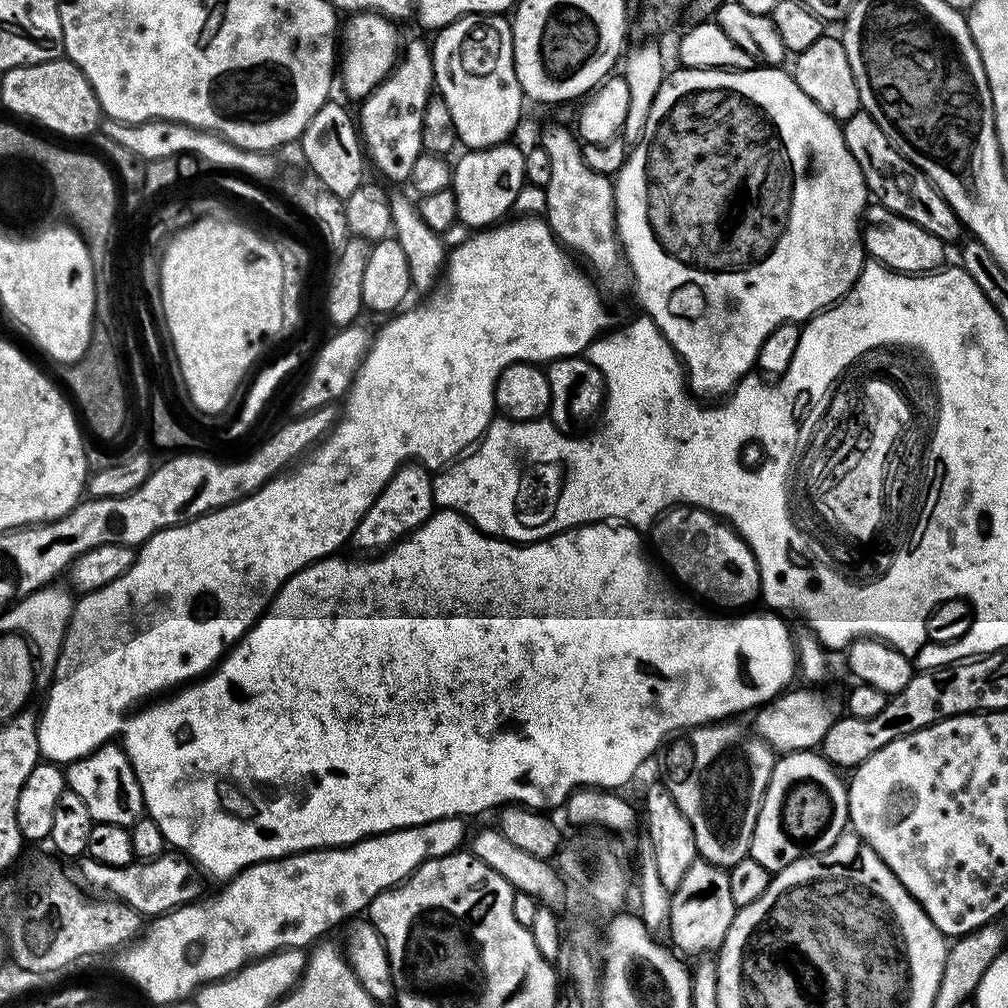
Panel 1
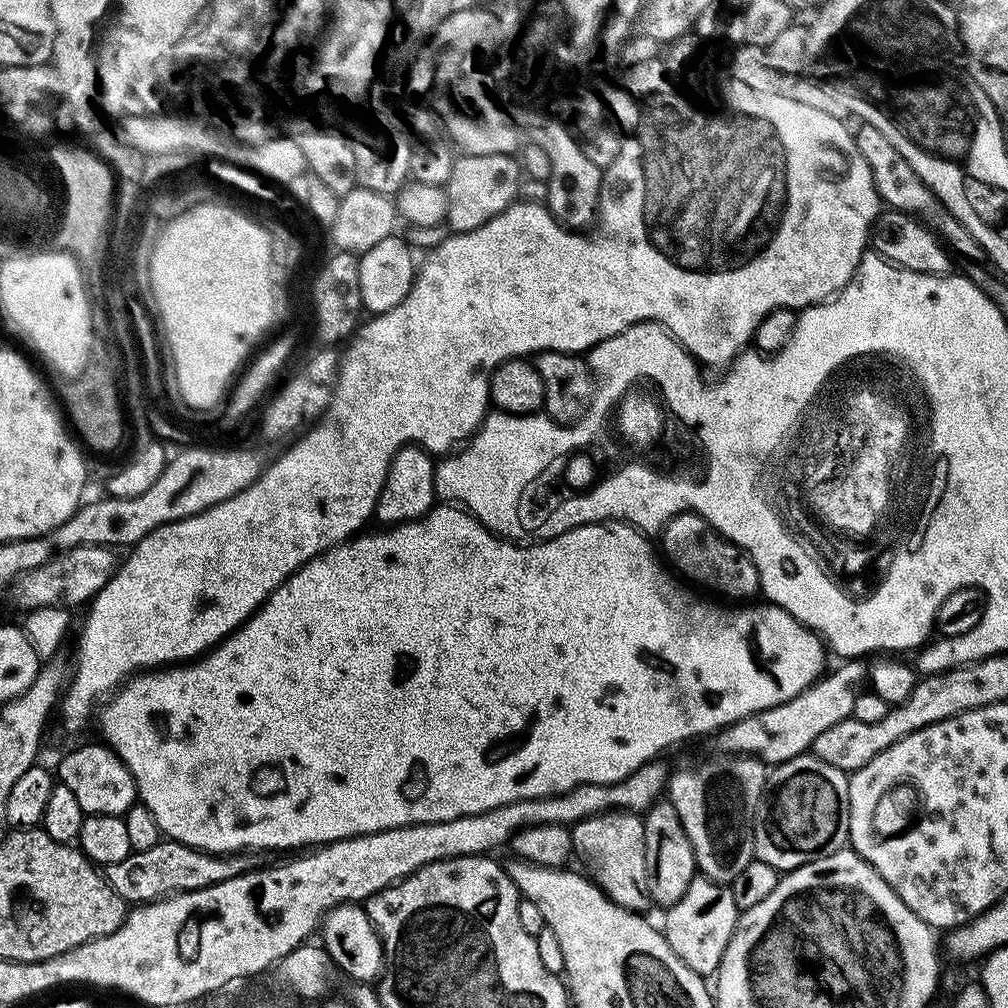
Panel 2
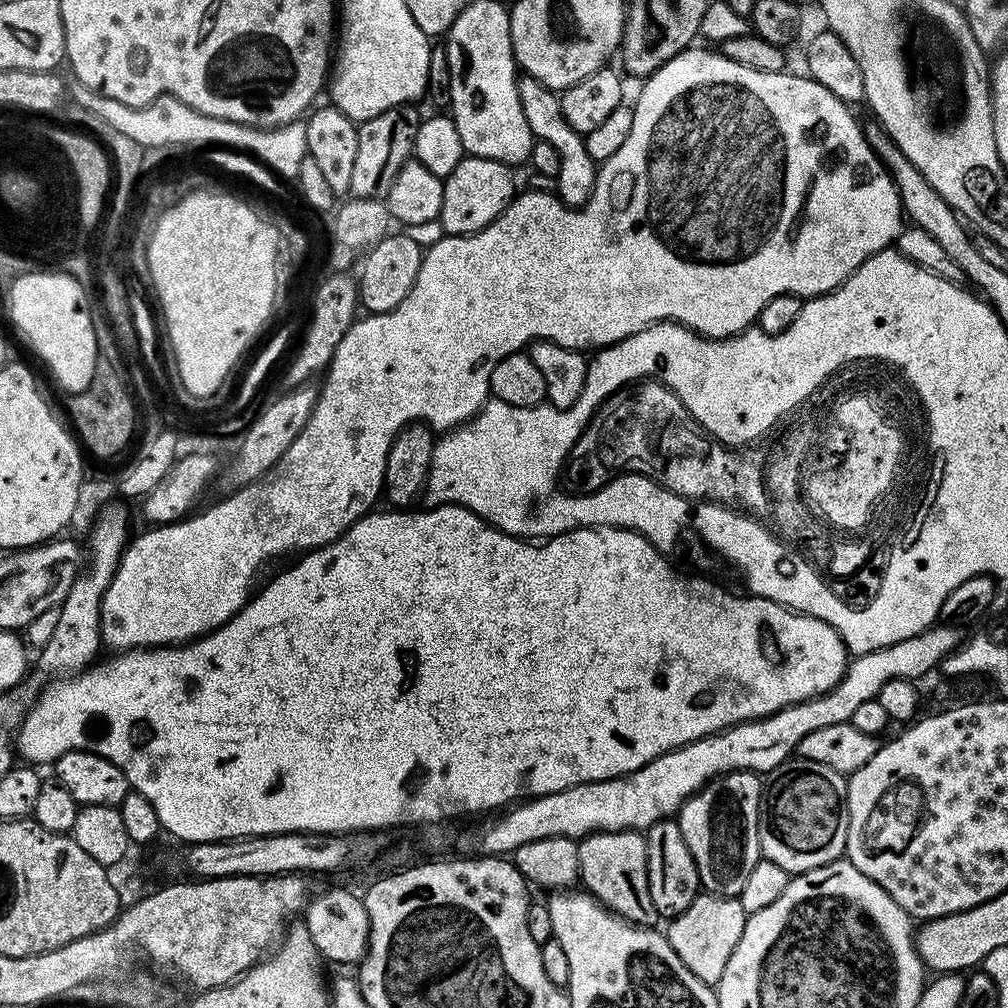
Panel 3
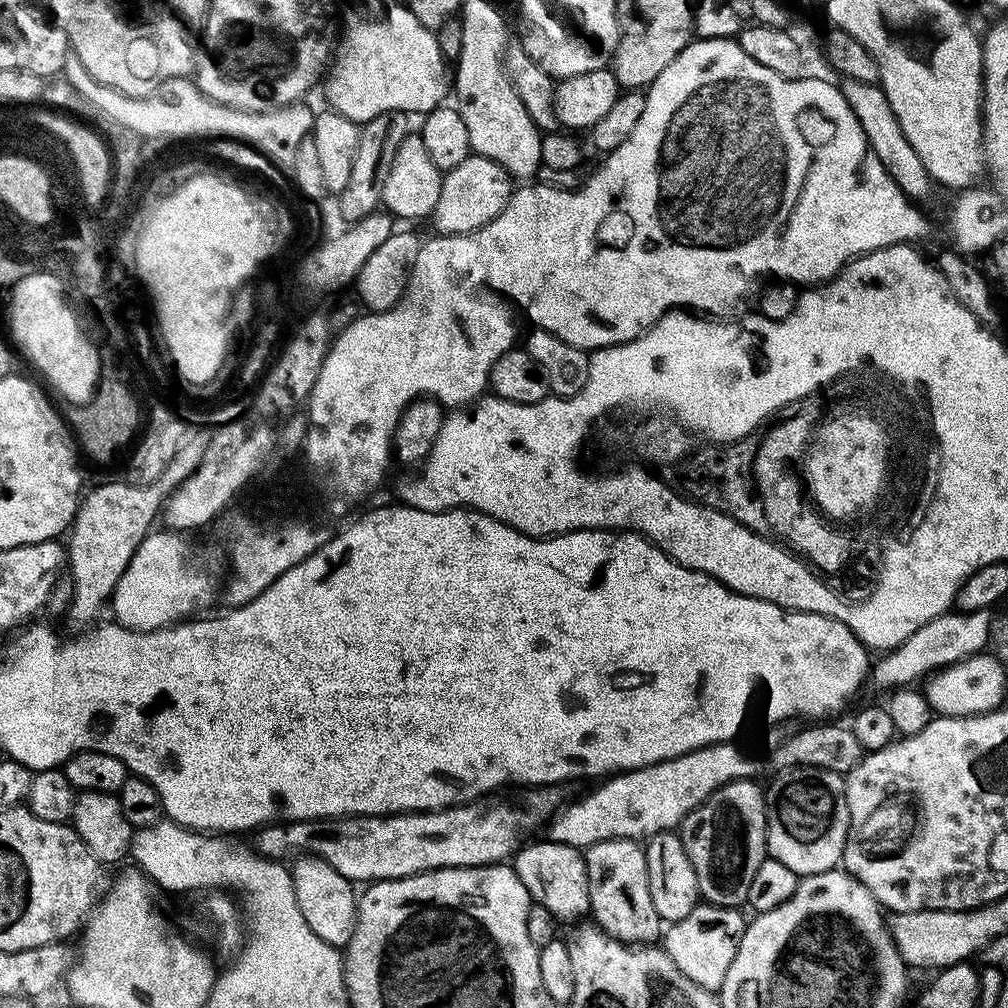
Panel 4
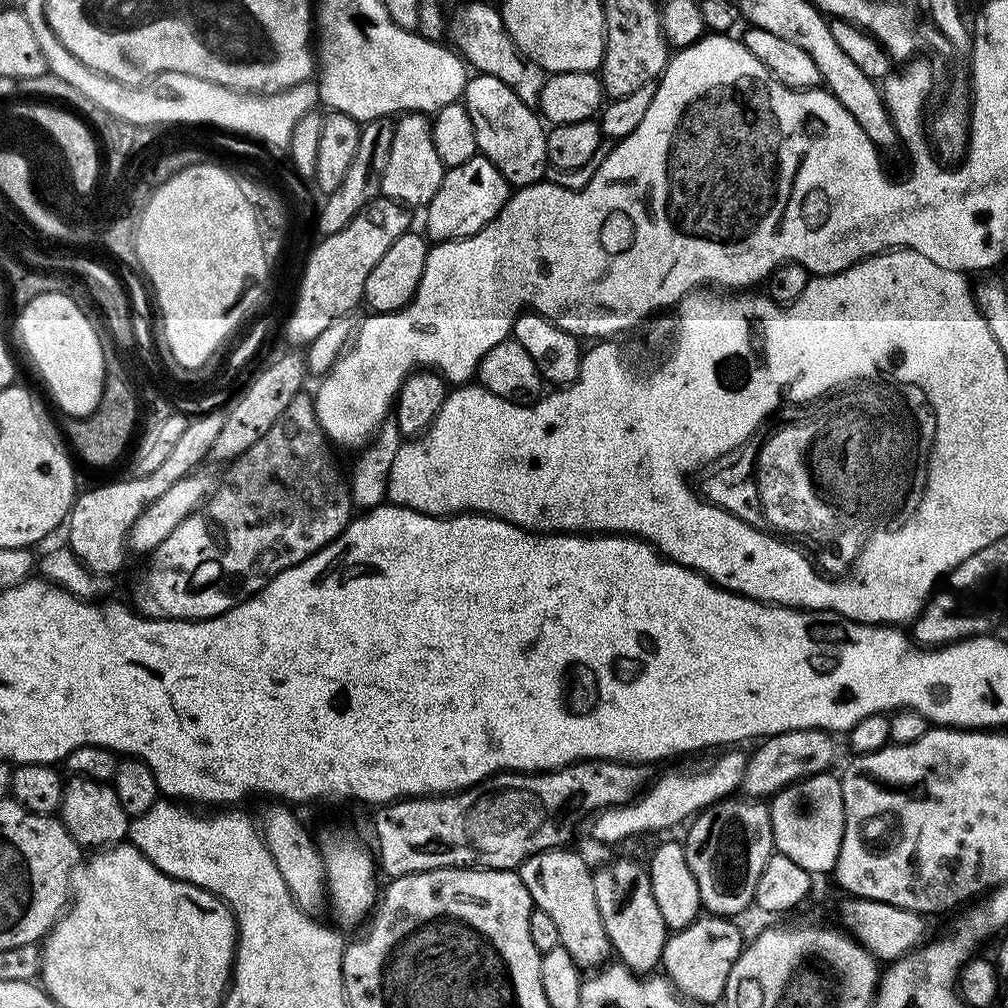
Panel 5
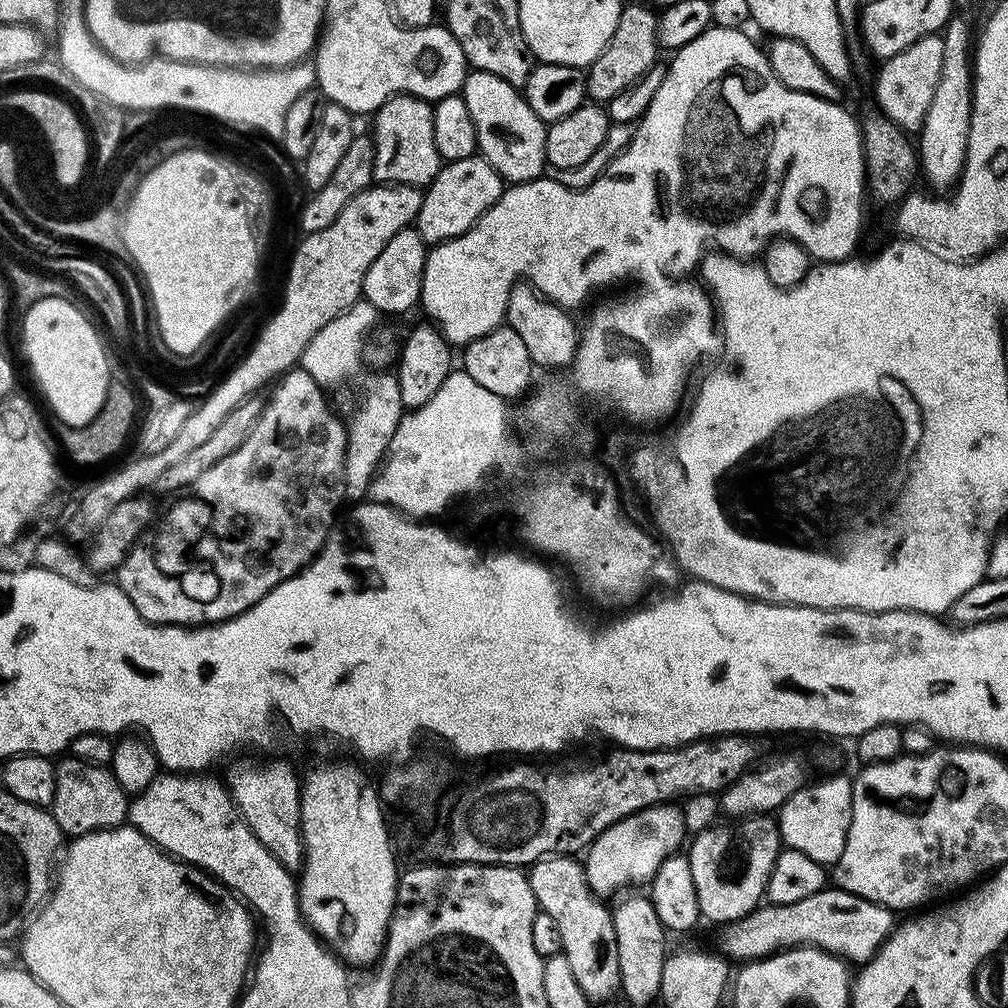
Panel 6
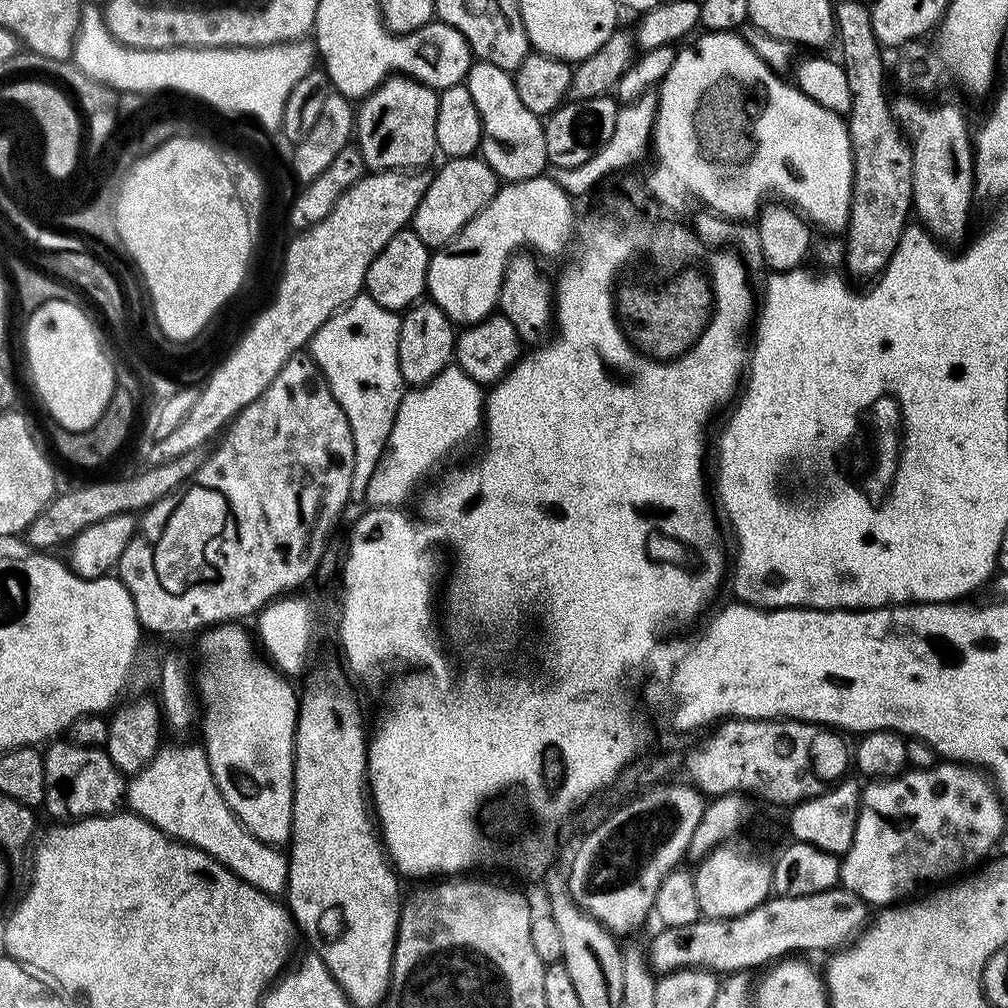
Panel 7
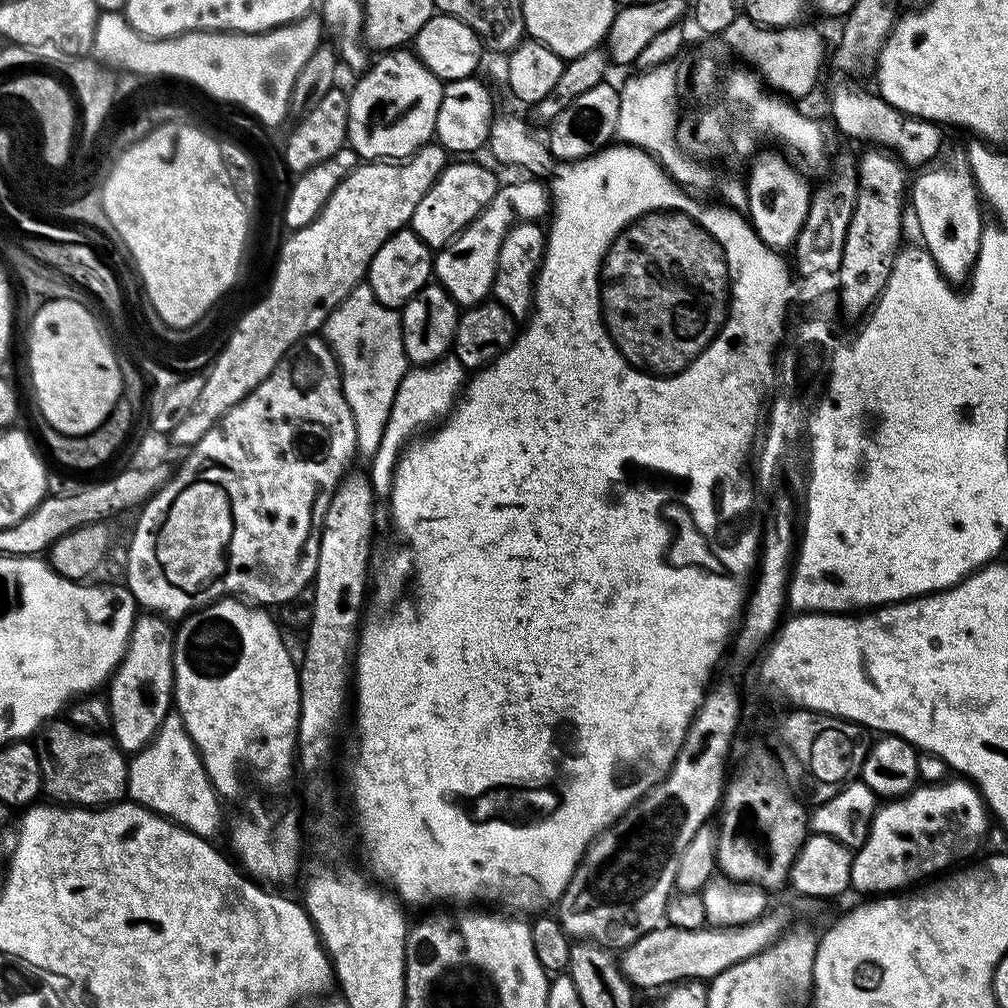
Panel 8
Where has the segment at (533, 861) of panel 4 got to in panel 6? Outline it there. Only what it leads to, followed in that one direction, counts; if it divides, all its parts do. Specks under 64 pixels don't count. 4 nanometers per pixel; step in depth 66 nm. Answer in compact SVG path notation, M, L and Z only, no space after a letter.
M545 856L531 865L527 877L530 890L534 890L539 911L554 918L558 926L561 935L560 951L566 962L570 962L570 970L578 986L582 986L582 994L586 994L592 1002L617 995L620 971L612 914L609 905L598 899L588 888L583 863L570 856Z

